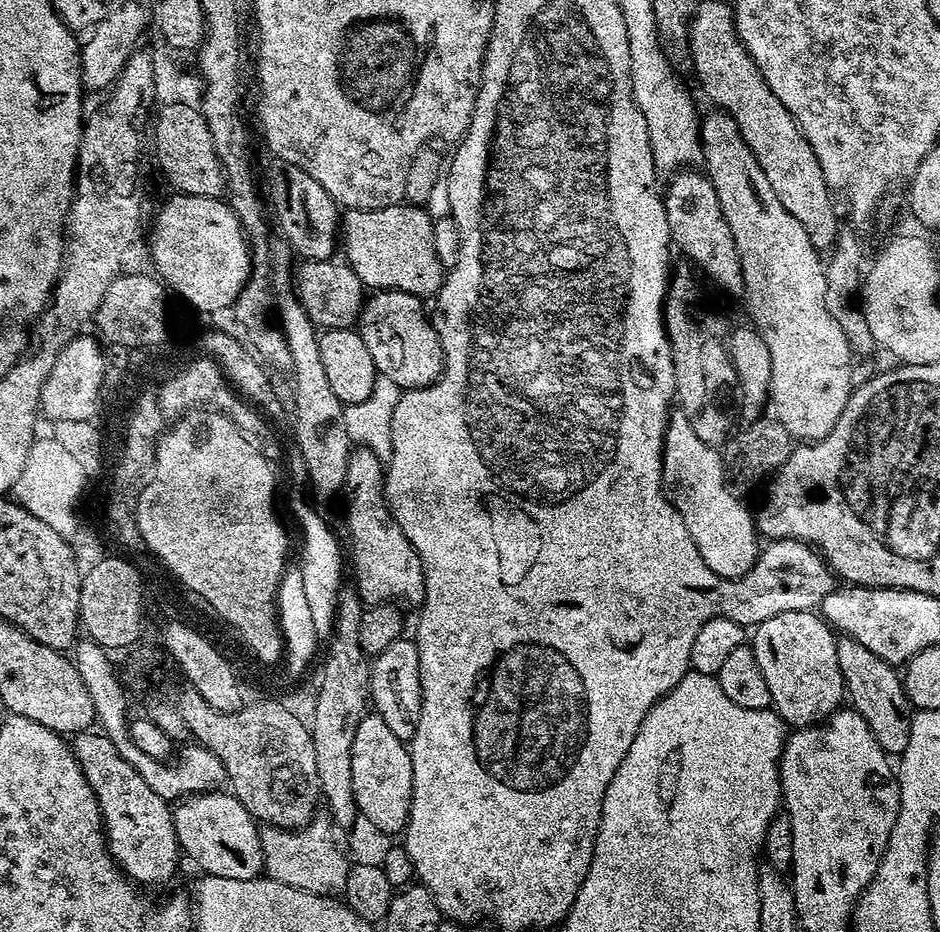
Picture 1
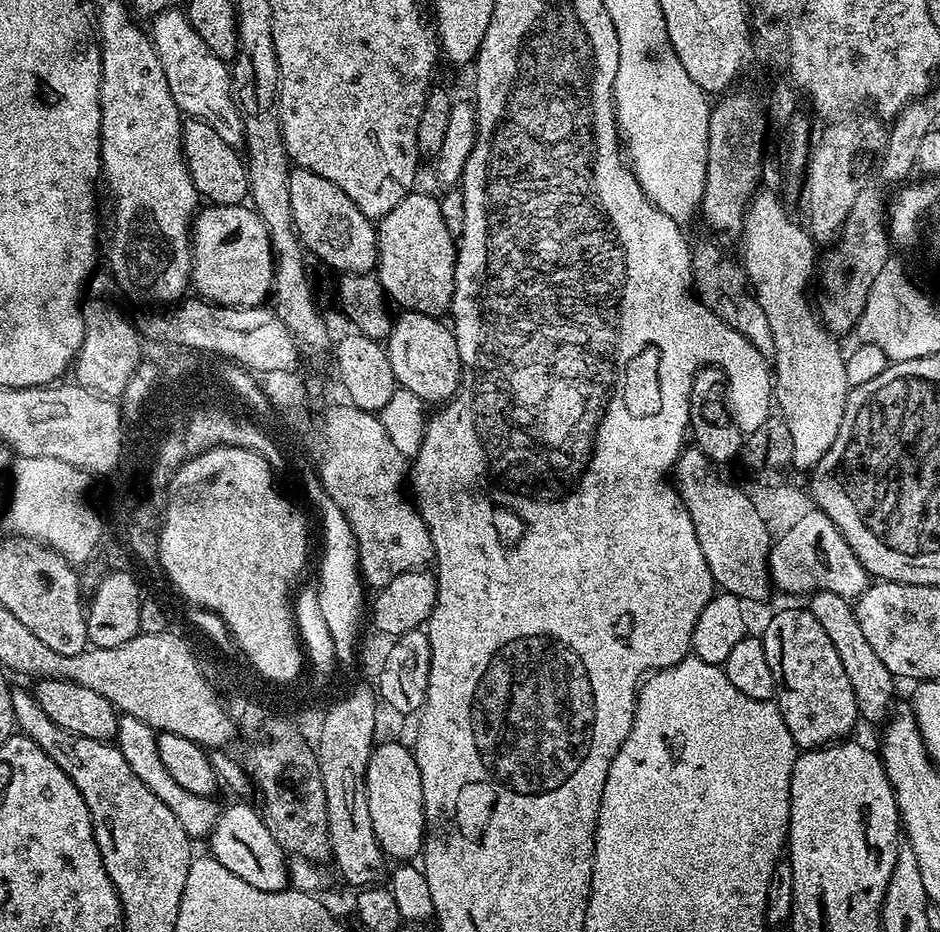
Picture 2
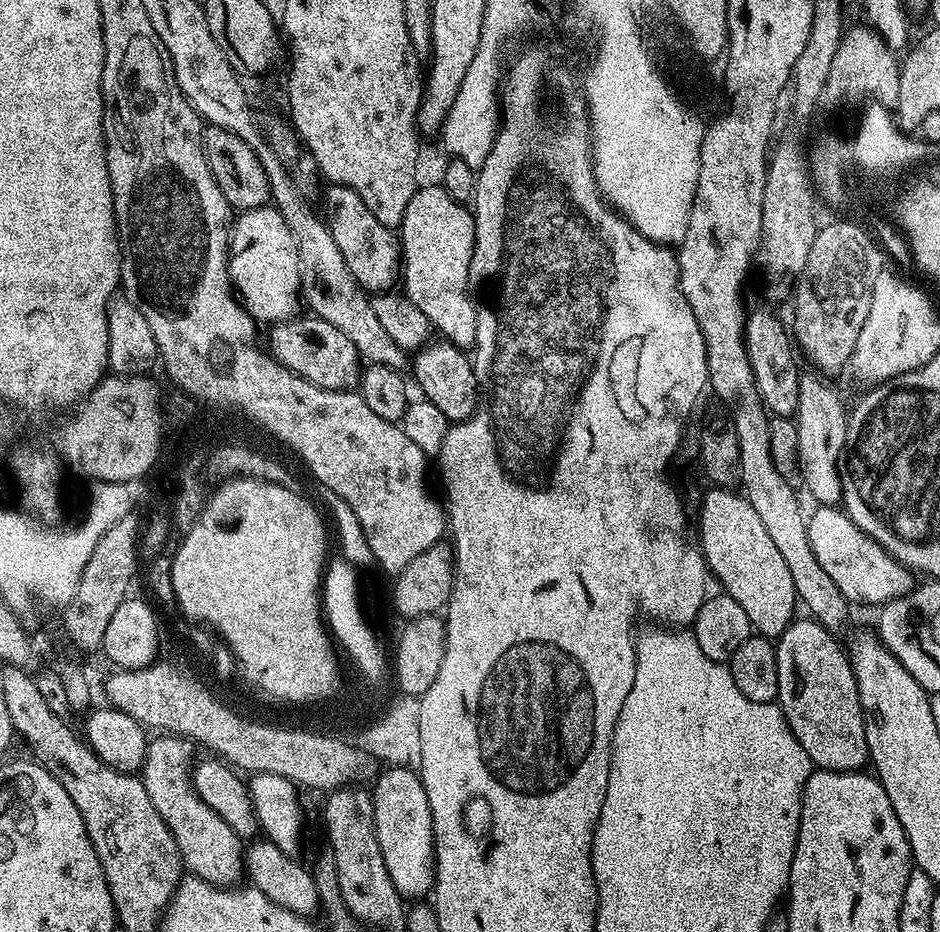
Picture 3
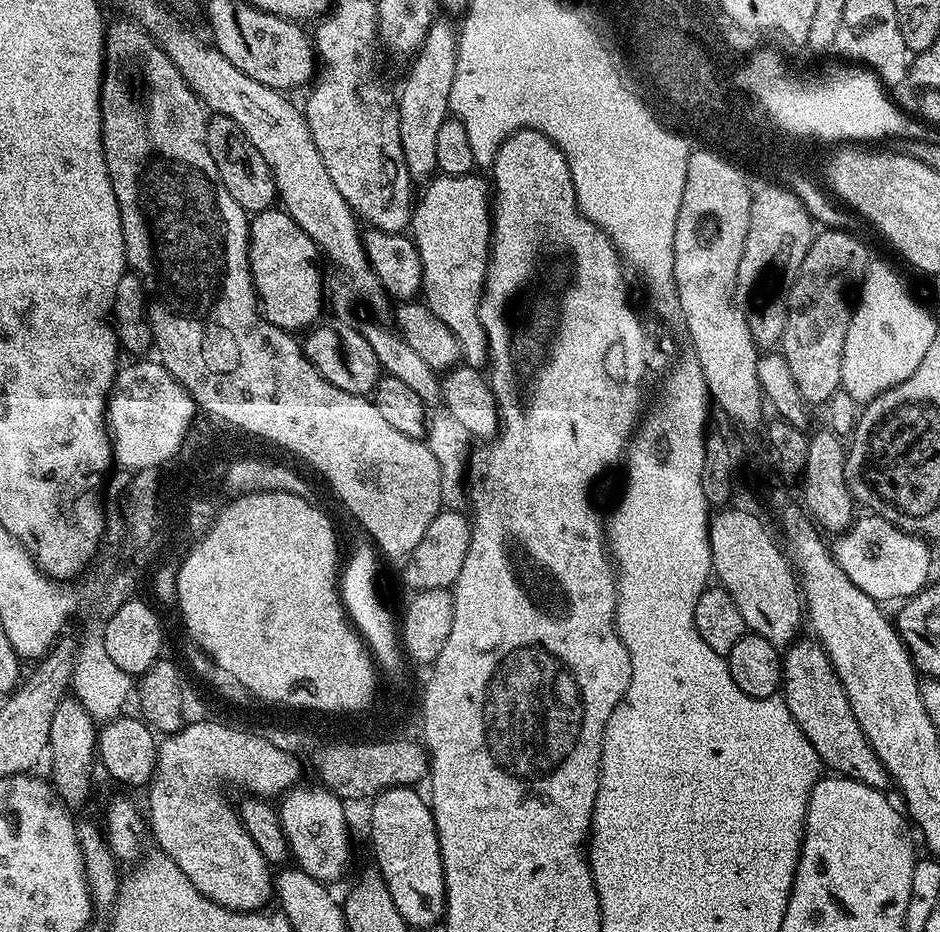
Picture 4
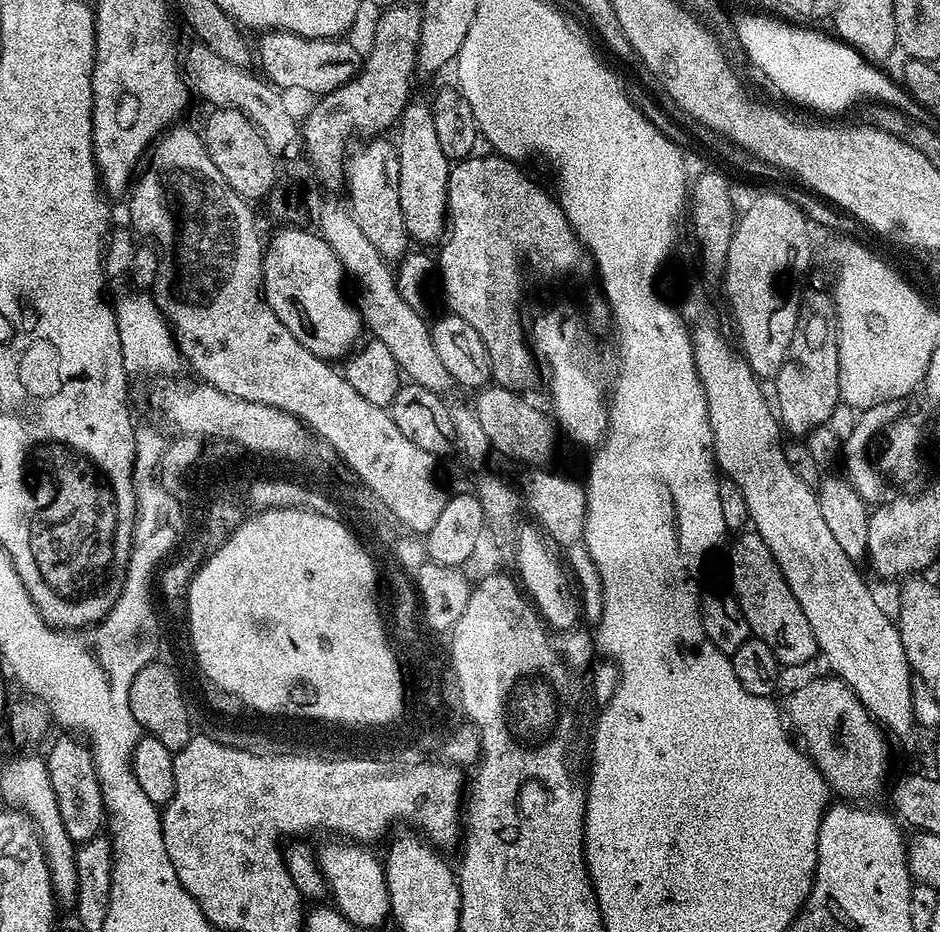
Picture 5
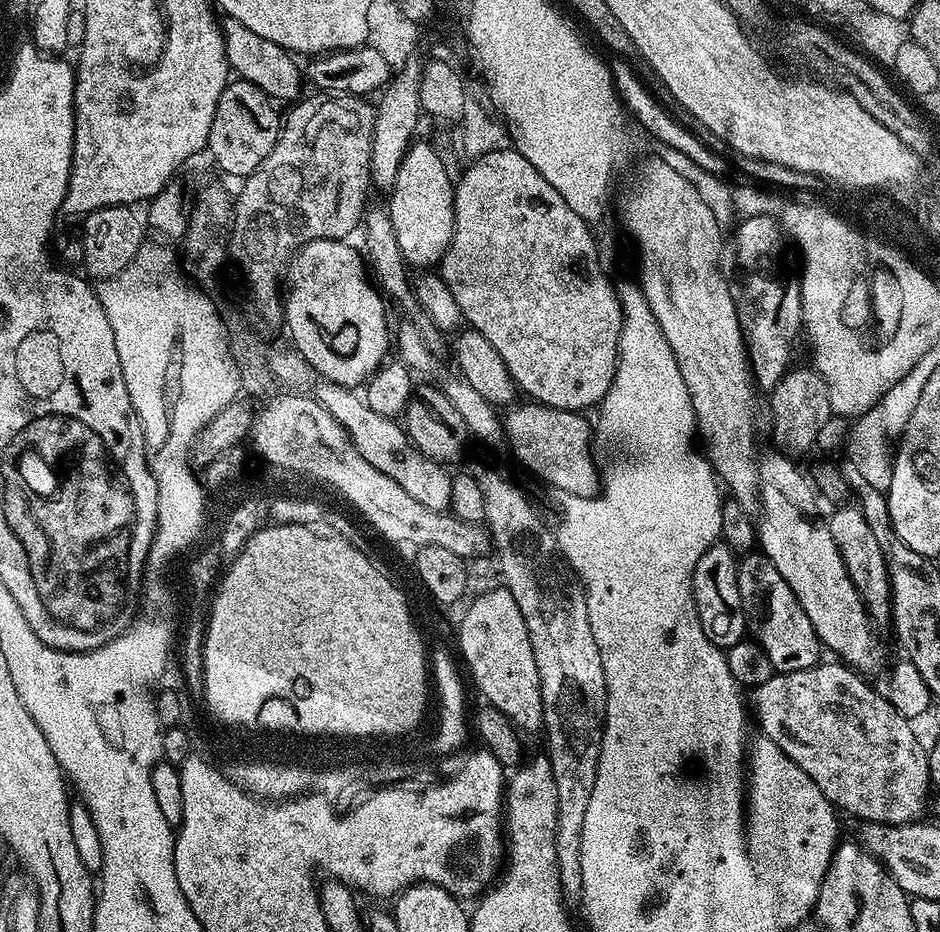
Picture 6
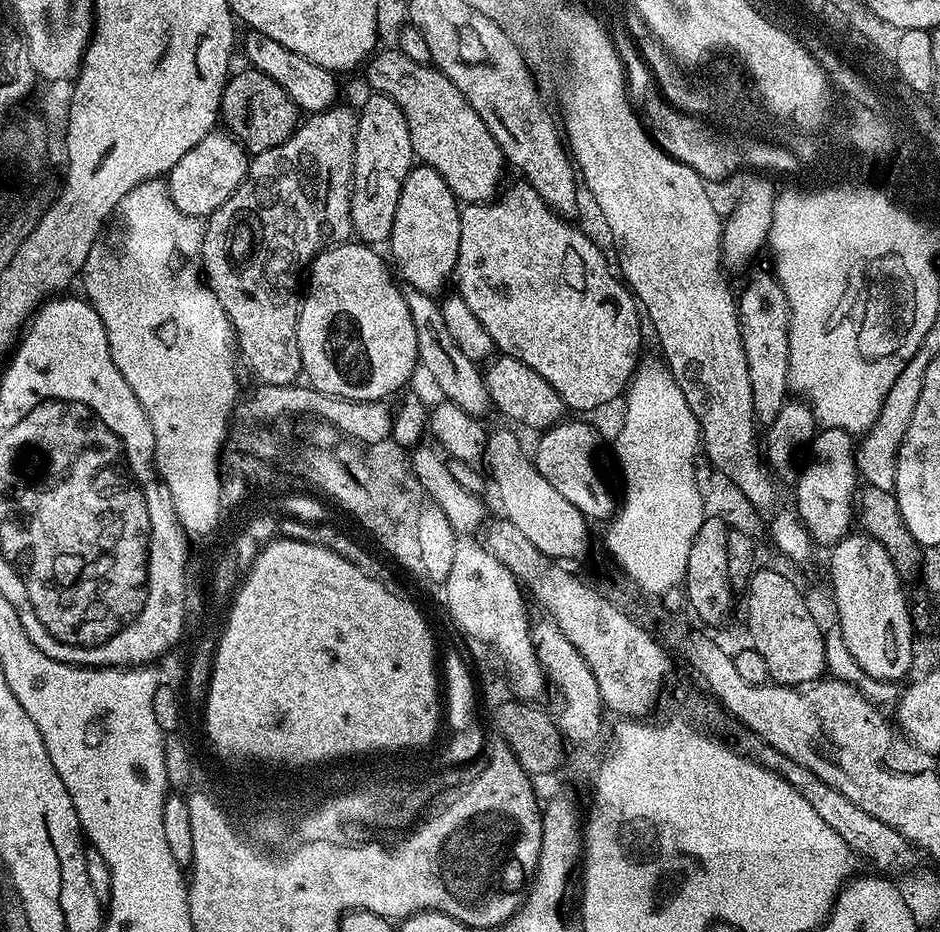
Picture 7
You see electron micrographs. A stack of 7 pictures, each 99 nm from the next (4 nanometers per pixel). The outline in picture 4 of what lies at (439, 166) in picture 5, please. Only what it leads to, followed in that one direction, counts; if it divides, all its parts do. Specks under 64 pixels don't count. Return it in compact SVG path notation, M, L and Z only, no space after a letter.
M437 18L433 20L430 30L420 47L412 69L404 80L400 92L398 88L398 107L400 109L400 137L402 138L402 154L406 158L408 175L413 181L428 182L437 171L436 148L438 130L442 130L442 122L449 119L450 90L456 73L456 46L458 43L457 25Z

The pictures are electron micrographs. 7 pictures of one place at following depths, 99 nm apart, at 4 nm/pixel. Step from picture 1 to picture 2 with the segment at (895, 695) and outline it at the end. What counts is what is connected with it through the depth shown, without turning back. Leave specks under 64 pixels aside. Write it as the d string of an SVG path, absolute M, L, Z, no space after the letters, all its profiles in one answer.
M813 592L807 600L808 611L814 614L814 618L818 618L818 626L826 630L830 642L834 642L834 650L838 650L838 658L842 658L846 678L850 678L850 686L854 690L859 719L869 720L877 726L883 725L893 711L892 695L896 692L897 681L892 672L886 670L886 666L882 666L882 658L874 654L870 642L866 642L866 634L862 634L862 626L858 626L856 610L850 603L849 597L829 592Z

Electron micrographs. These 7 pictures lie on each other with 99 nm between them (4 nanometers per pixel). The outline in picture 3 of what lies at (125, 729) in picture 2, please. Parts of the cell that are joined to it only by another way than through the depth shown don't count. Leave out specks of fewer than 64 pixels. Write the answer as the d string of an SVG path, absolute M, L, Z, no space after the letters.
M179 735L157 736L157 740L147 741L138 775L144 781L146 794L150 794L150 802L154 802L154 810L162 814L162 822L166 822L170 834L174 834L181 865L191 875L200 876L211 884L235 885L245 871L242 840L195 792L190 771L193 745Z

